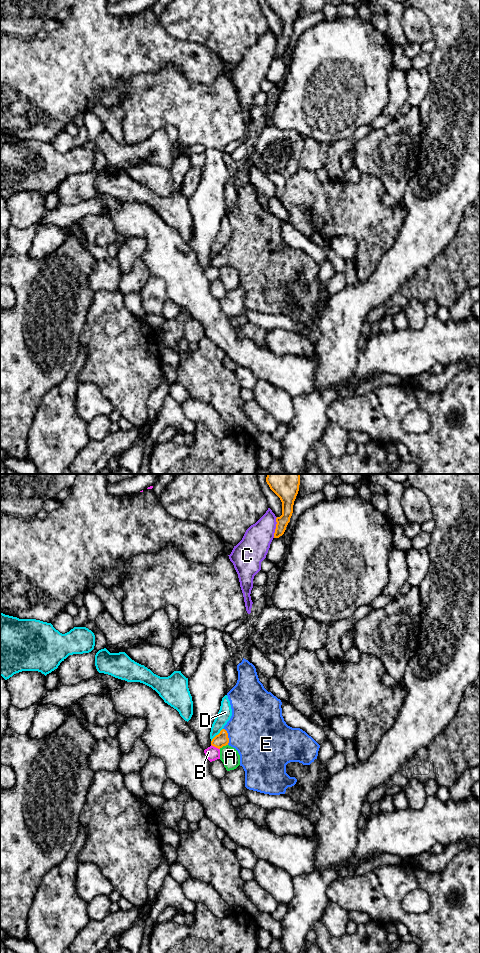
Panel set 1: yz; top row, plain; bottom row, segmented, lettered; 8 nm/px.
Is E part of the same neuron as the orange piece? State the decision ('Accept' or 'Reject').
Accept

